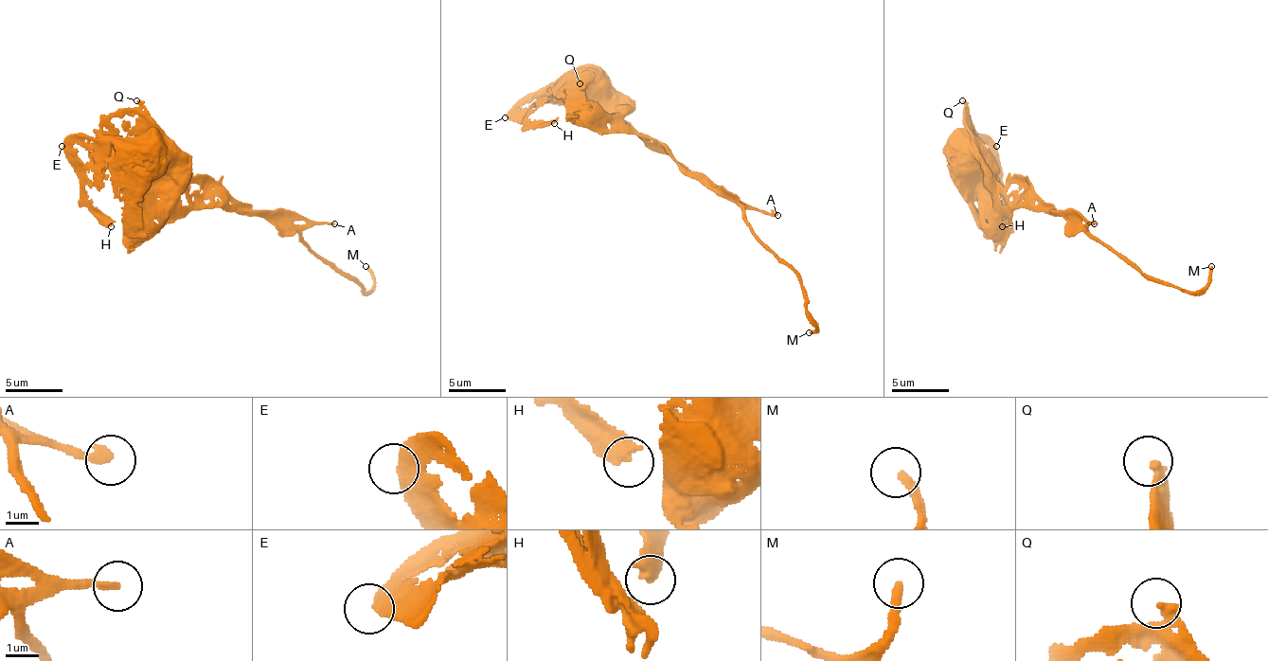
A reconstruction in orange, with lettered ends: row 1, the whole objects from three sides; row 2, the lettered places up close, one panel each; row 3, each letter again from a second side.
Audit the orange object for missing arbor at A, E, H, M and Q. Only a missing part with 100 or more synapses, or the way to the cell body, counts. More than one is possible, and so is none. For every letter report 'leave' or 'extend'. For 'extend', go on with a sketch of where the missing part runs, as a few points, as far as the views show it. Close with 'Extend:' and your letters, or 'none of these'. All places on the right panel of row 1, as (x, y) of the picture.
A: leave
E: leave
H: leave
M: extend
Q: leave
Extend: M

